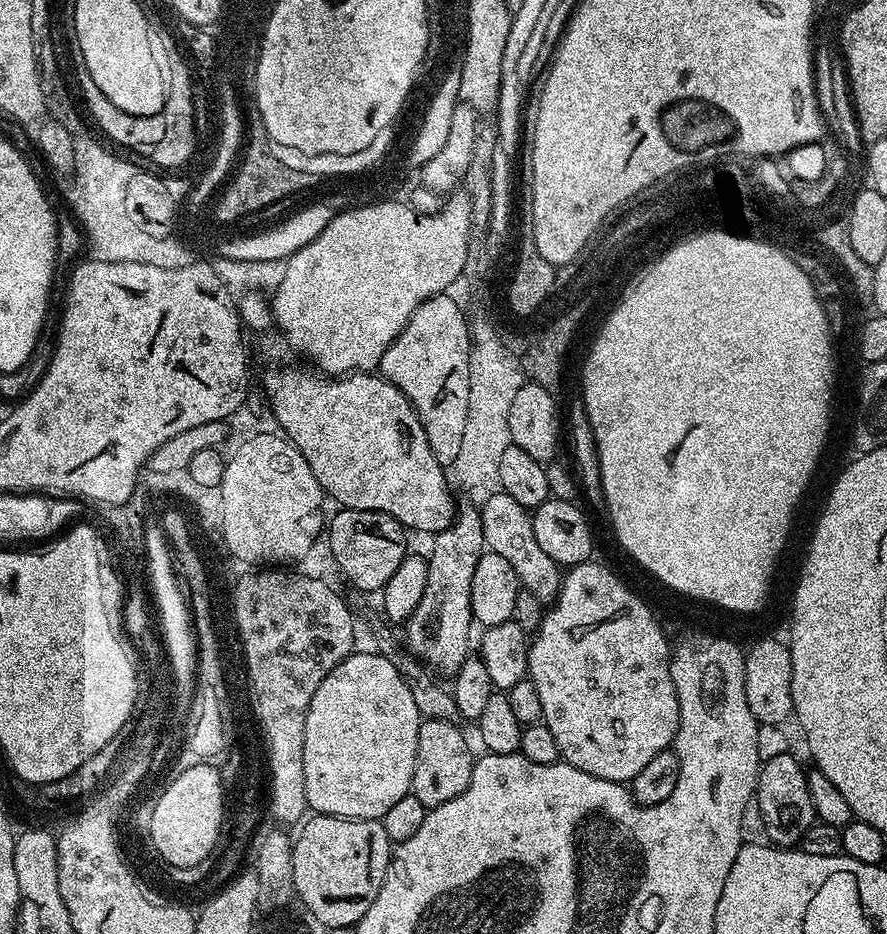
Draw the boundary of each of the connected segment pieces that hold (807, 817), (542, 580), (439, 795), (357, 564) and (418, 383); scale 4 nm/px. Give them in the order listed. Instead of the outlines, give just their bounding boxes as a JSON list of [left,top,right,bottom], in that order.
[[755,751,817,846],[480,492,563,604],[411,719,474,808],[326,508,410,594],[379,295,472,466]]

